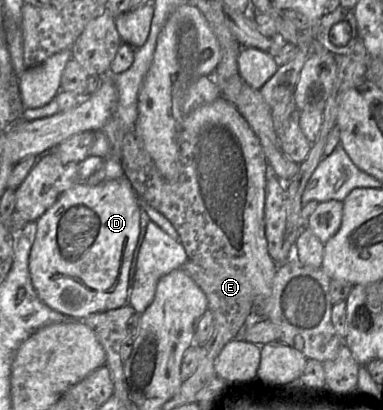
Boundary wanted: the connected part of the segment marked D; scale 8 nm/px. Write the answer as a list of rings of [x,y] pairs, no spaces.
[[[125,175],[94,186],[81,181],[62,193],[36,222],[29,271],[39,298],[51,309],[75,319],[127,304],[130,267],[140,232],[140,209],[141,202]]]

